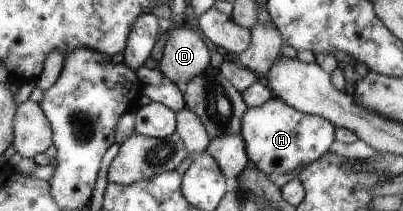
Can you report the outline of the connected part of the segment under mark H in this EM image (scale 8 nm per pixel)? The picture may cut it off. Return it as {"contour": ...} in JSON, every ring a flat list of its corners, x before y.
{"contour":[[271,97,261,106,247,107,241,119,240,135,244,140,244,147,251,164,255,165,261,172,267,176,275,173,276,175,286,175,293,173,298,167,308,165,317,160,321,155,329,151,329,146,333,144,334,130,336,127,325,118,305,114,295,110,285,101,278,97]]}

